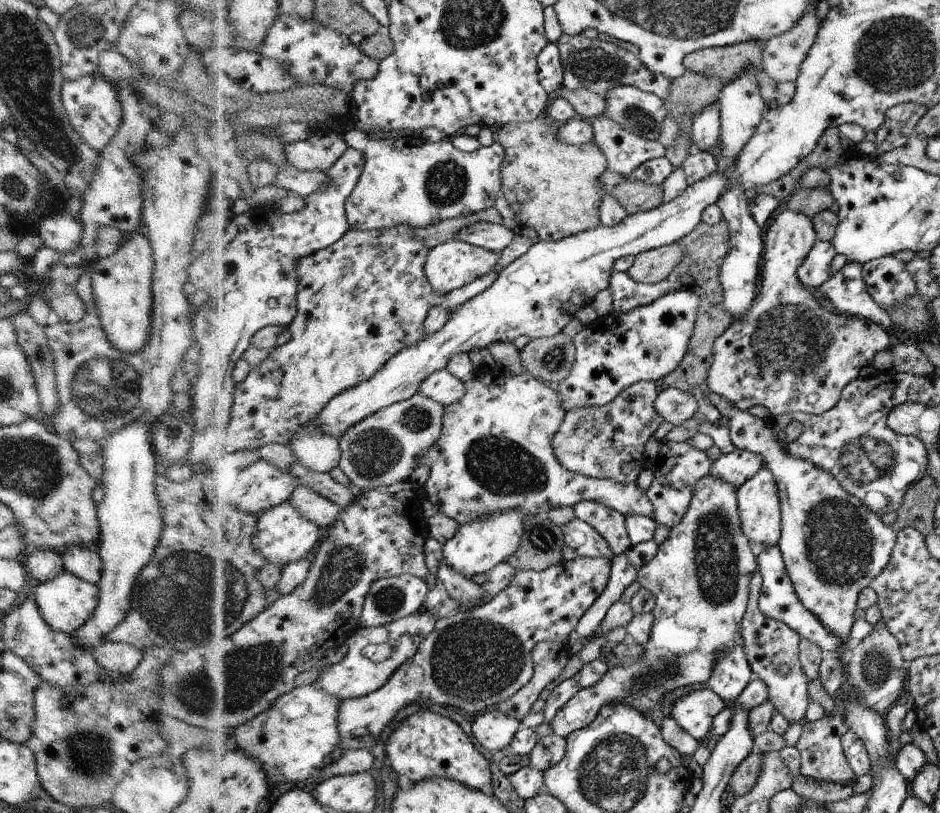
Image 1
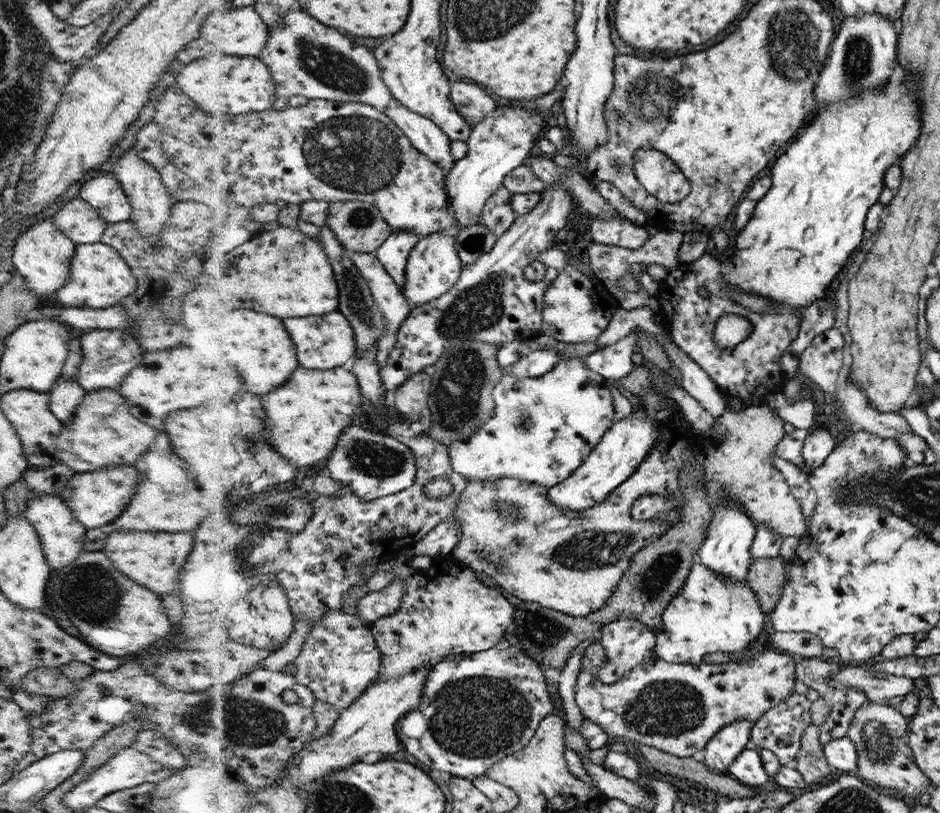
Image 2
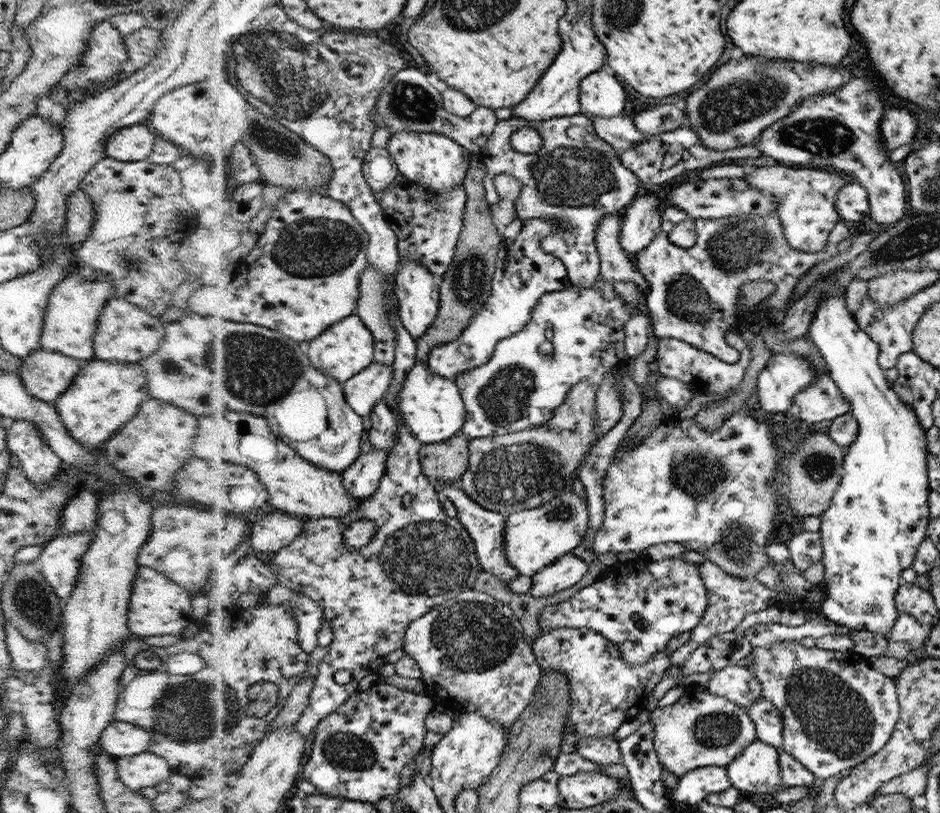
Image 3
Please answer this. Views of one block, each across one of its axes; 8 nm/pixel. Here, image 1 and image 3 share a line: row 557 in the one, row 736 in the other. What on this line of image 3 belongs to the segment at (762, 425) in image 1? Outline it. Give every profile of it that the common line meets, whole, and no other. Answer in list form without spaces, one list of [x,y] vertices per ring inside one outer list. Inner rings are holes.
[[[776,641],[752,647],[749,656],[752,658],[750,671],[761,682],[762,697],[773,701],[781,711],[784,720],[782,750],[801,761],[818,779],[825,780],[876,755],[889,742],[901,720],[900,694],[894,680],[885,673],[880,674],[866,655],[854,649],[841,652],[816,646],[807,648],[796,641]]]

